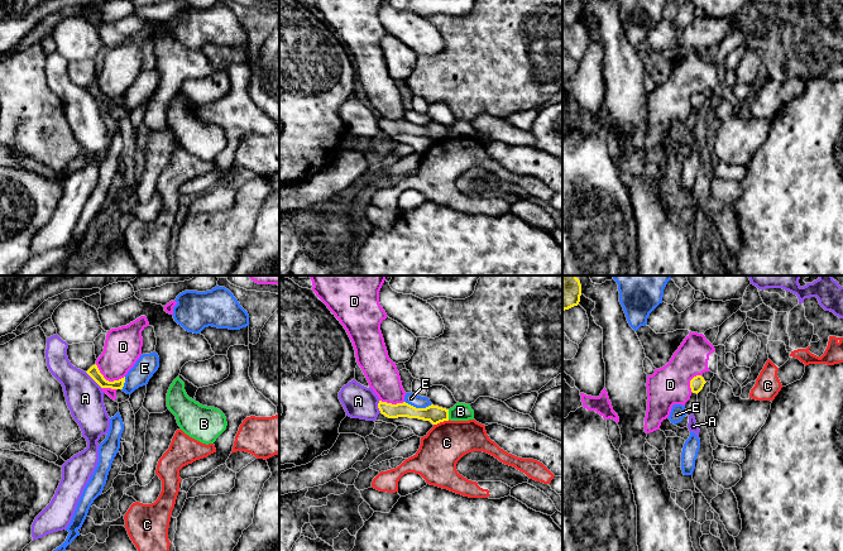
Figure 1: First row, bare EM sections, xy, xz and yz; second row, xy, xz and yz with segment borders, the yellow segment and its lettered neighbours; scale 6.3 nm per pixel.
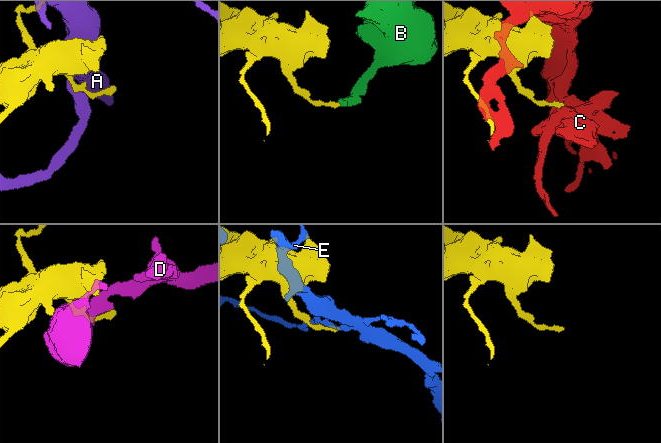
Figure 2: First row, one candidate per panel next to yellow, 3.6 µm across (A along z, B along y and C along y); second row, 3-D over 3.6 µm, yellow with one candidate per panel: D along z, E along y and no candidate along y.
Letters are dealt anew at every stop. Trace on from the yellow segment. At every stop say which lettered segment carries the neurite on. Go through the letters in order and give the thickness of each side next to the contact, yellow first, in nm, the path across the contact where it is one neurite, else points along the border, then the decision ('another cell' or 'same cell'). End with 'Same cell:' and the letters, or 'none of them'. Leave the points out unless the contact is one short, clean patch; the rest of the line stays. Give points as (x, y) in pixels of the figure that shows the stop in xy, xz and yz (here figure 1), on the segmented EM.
A: 70 nm thick on the yellow side, 240 nm on the other; border along xy (85, 372), (101, 387); another cell
B: 110 nm thick on the yellow side, 110 nm on the other; border along xz (448, 410), (449, 418); another cell
C: 110 nm thick on the yellow side, 280 nm on the other; another cell
D: 70 nm thick on the yellow side, 240 nm on the other; another cell
E: 110 nm thick on the yellow side, 80 nm on the other; border along xz (405, 401), (416, 407), (431, 405); another cell
Same cell: none of them

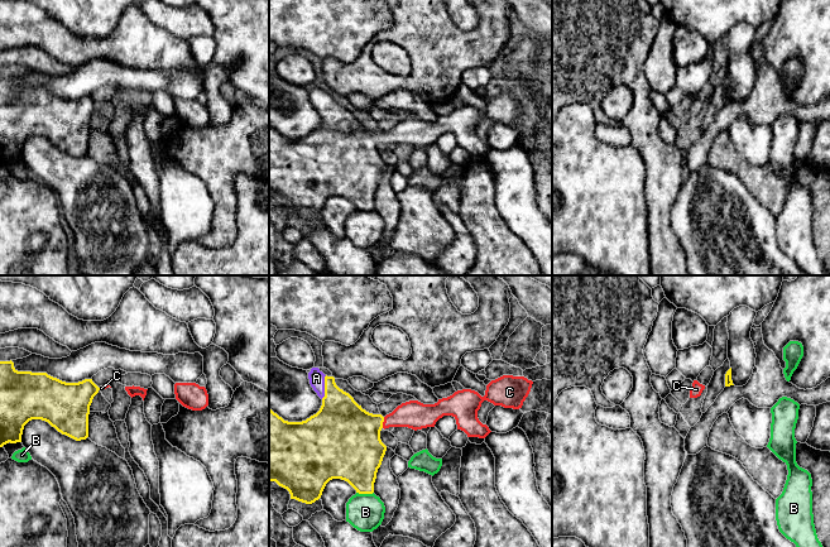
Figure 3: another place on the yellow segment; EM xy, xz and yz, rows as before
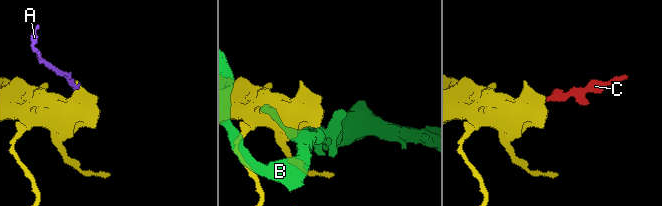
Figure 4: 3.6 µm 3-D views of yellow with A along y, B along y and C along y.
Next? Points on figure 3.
A: 320 nm thick on the yellow side, 100 nm on the other; runs through xz (341, 422), (339, 407), (325, 387), (316, 378); same cell
B: 340 nm thick on the yellow side, 240 nm on the other; another cell
C: 420 nm thick on the yellow side, 180 nm on the other; runs through xz (348, 437), (355, 431), (383, 421), (413, 414); same cell
Same cell: A, C

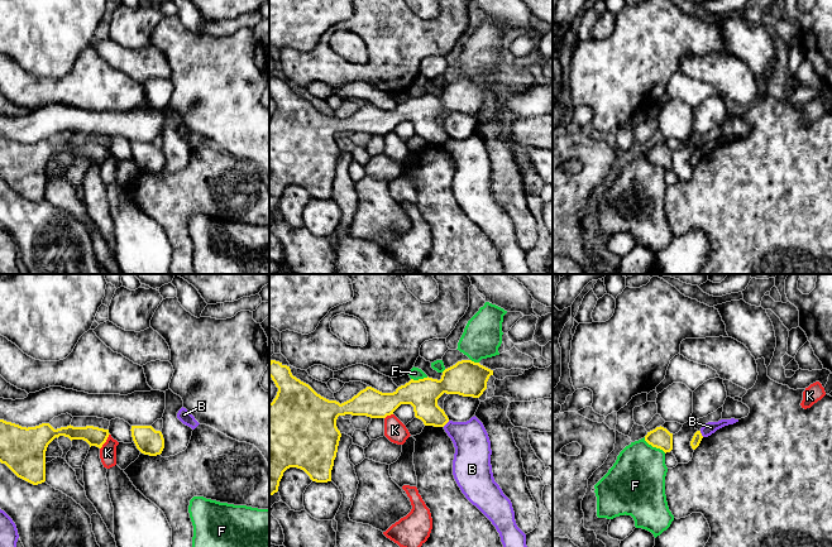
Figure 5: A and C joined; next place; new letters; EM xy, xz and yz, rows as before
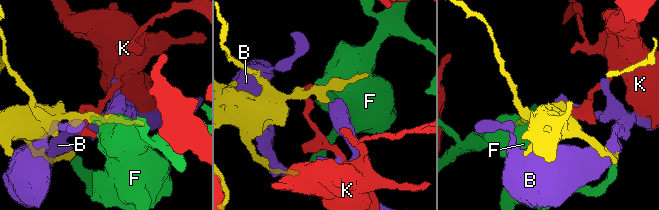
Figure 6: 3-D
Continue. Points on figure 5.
B: 200 nm thick on the yellow side, 220 nm on the other; another cell
F: 140 nm thick on the yellow side, 360 nm on the other; another cell
K: 120 nm thick on the yellow side, 110 nm on the other; border along xy (109, 433), (100, 449); another cell
Same cell: none of them

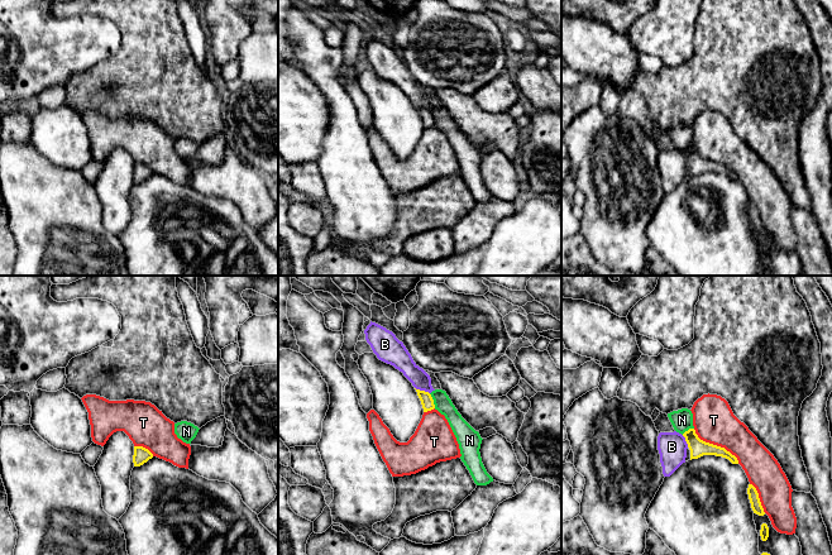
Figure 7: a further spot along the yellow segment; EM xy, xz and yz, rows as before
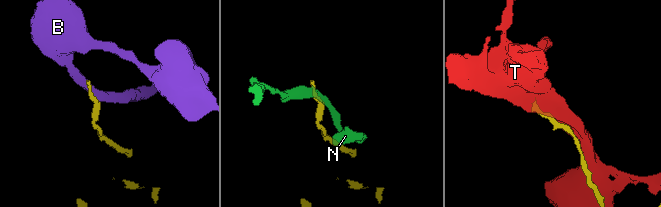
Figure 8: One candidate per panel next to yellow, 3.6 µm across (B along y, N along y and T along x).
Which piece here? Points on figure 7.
B: 80 nm thick on the yellow side, 140 nm on the other; border along xz (415, 387), (429, 393); another cell
N: 80 nm thick on the yellow side, 110 nm on the other; border along xz (429, 393), (435, 407); another cell
T: 120 nm thick on the yellow side, 260 nm on the other; another cell
Same cell: none of them

